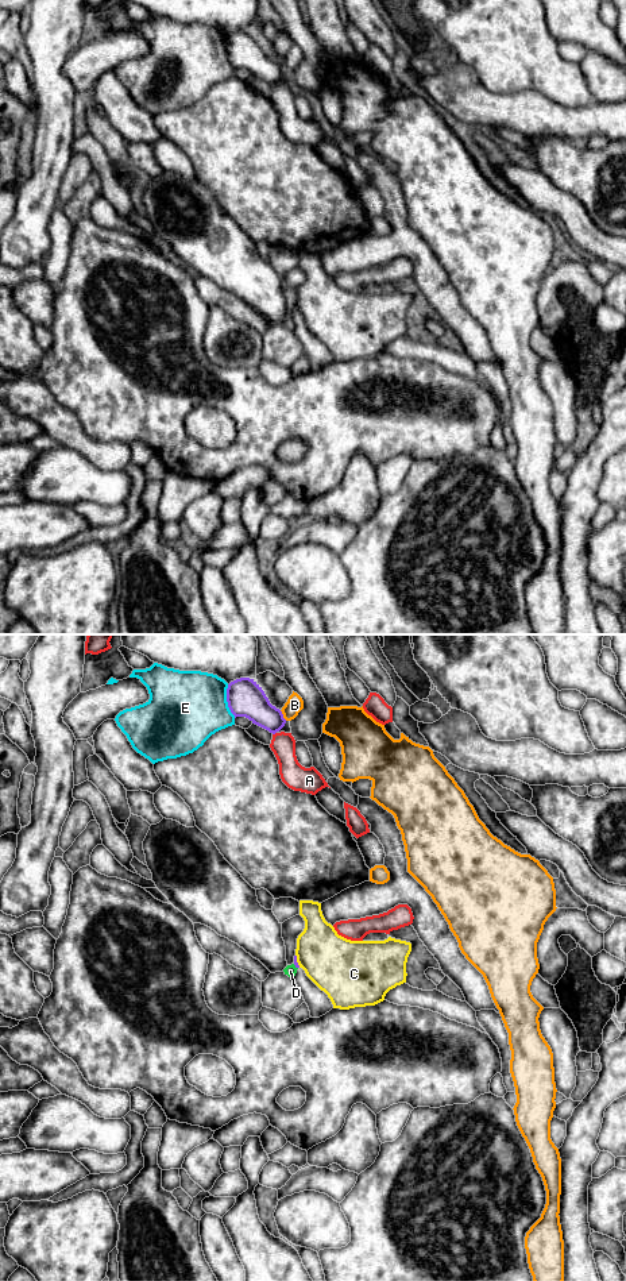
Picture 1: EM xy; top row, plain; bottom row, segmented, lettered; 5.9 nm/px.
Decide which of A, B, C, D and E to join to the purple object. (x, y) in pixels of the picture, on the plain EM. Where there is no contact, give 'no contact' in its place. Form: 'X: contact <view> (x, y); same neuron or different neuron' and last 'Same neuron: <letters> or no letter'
A: contact xy (274, 85); different neuron
B: contact xy (282, 68); different neuron
C: contact xy (296, 313); different neuron
D: contact xy (296, 319); different neuron
E: contact xy (227, 53); different neuron
Same neuron: no letter

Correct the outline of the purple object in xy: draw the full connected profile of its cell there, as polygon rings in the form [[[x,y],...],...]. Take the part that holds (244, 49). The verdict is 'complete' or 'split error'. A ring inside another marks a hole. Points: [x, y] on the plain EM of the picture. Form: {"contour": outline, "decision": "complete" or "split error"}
{"contour": [[[240,30],[231,34],[227,40],[227,54],[235,70],[246,69],[273,86],[286,76],[282,63],[270,55],[254,31]]], "decision": "complete"}

